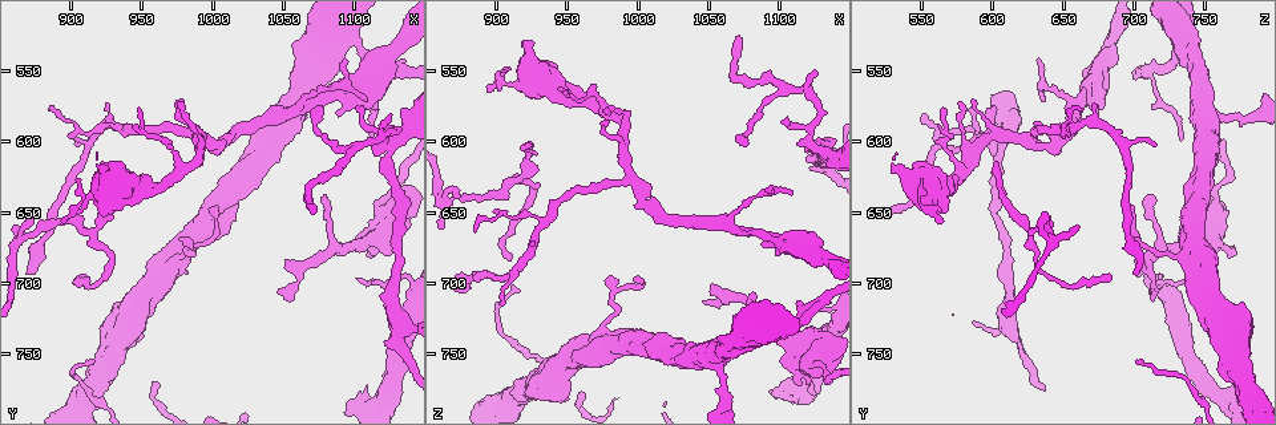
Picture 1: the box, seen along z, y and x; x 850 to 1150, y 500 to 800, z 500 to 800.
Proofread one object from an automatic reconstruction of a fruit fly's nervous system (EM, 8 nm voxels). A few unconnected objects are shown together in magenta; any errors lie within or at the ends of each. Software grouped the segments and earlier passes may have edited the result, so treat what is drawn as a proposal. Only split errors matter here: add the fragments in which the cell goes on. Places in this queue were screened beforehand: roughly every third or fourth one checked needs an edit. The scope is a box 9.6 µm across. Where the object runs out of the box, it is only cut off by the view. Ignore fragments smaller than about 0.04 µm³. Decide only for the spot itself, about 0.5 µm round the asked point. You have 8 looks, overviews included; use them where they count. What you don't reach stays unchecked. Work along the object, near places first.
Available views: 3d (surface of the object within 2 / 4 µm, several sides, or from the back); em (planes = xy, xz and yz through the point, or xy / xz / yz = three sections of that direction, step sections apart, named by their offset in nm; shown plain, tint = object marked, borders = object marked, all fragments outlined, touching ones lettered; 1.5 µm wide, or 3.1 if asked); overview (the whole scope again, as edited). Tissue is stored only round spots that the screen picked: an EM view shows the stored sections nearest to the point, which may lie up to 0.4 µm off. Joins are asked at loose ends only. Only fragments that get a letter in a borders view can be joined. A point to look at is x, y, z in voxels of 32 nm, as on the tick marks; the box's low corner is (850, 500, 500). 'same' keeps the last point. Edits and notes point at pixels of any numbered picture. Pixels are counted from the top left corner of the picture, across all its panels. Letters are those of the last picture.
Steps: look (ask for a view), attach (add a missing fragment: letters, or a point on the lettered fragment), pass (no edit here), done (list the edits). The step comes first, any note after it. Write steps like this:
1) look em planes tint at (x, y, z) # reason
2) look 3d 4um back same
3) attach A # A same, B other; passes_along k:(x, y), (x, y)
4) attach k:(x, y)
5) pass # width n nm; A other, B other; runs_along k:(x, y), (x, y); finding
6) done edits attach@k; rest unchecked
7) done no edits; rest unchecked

look em planes plain at (922, 612, 606)

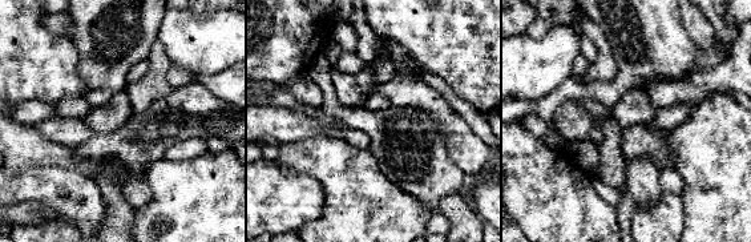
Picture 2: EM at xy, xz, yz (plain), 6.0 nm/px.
look em planes borders same # what lies round it

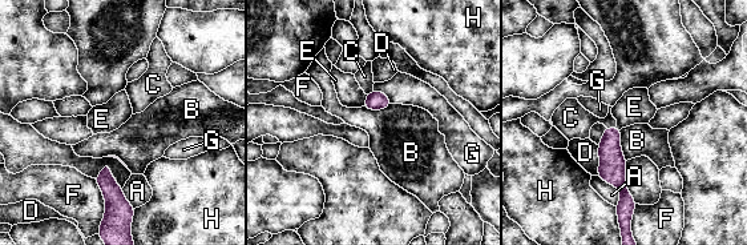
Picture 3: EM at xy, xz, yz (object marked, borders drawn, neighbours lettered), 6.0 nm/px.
attach 3:(570, 117) # A other, B other, C same, D other, E other, F other, G other, H other; passes_along 3:(612, 169), (610, 128), (570, 117); it goes on there

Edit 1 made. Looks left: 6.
look em planes borders at (1072, 650, 524) # free end

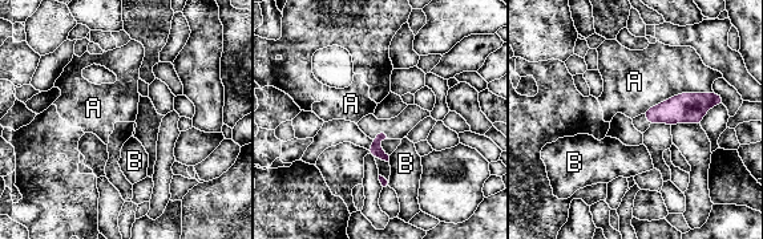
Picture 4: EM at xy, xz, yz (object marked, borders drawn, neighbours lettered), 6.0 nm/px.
pass # A other, B other; border 4:(713, 90), (681, 92), (642, 113); no lettered fragment goes on from it

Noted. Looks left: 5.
done edits attach@3; rest unchecked

